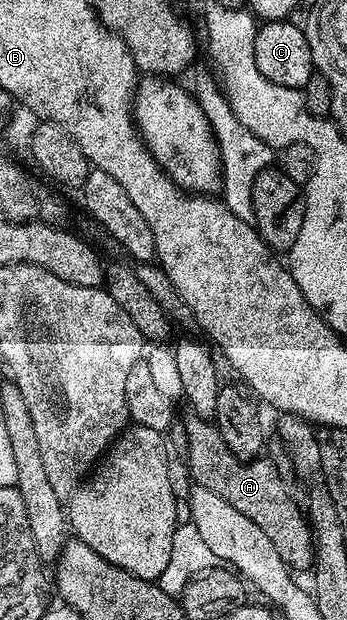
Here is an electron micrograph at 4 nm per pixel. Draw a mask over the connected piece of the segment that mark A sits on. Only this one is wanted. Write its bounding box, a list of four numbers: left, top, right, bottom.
[183,415,313,570]

